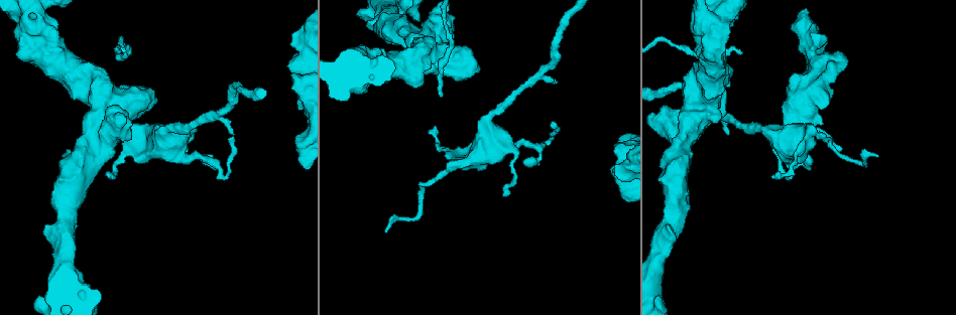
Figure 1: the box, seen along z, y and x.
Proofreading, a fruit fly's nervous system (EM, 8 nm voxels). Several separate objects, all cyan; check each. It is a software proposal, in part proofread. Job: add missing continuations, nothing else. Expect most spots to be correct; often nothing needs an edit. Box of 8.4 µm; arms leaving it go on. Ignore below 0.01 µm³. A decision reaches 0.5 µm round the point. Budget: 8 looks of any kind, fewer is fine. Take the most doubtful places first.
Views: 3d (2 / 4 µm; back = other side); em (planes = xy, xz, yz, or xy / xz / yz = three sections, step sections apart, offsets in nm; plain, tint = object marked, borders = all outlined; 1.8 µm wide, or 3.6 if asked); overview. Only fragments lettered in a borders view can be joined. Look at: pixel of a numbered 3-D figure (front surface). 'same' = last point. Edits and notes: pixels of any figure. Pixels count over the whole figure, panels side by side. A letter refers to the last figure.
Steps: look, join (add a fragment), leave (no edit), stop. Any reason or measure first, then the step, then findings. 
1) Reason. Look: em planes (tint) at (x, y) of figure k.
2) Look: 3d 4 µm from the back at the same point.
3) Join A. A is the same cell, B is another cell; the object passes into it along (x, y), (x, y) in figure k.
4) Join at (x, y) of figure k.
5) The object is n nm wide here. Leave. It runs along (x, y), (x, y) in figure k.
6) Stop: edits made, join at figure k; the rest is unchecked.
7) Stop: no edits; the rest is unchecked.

Free end. Look: em yz step 16 (tint) at (440, 96) of figure 1.

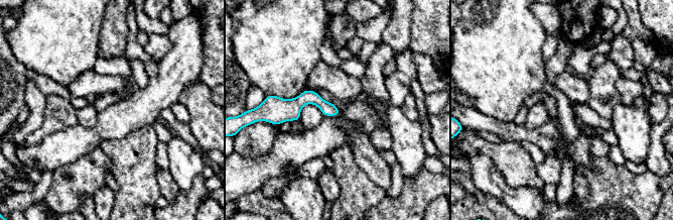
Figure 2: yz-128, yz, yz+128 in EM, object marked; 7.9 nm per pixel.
Look: em planes (borders) at the same point.

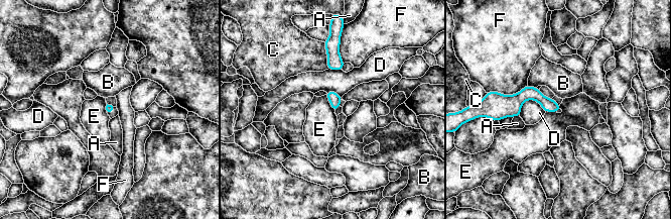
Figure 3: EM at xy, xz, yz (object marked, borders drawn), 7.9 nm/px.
Leave. A, B, C, D, E and F are other cells; it runs along (498, 102), (538, 96), (557, 108) in figure 3; none of them fits.

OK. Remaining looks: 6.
Tapers out. Look: em xz step 8 (borders) at (558, 83) of figure 1.

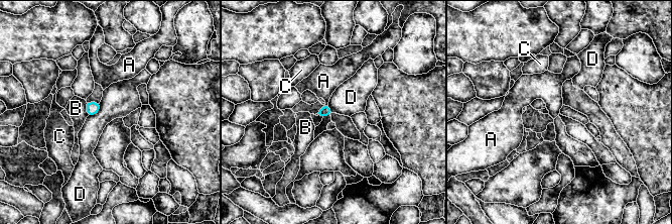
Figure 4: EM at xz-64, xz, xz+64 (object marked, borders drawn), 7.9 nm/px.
Leave. A, B, C and D are other cells; a border runs along (100, 103), (98, 112), (88, 116) in figure 4; none of them fits.

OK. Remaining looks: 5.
Looks like a crossing. Look: 3d 4 µm at (698, 112) of figure 1.

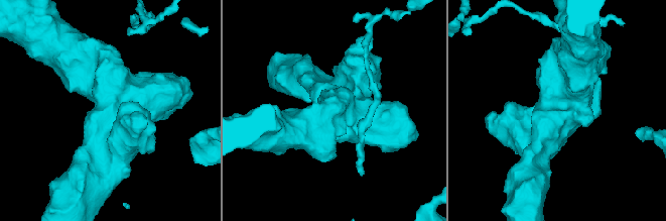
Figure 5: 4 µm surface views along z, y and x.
4 arms meet here. Look: em 3.6 µm planes (borders) at (557, 113) of figure 5.

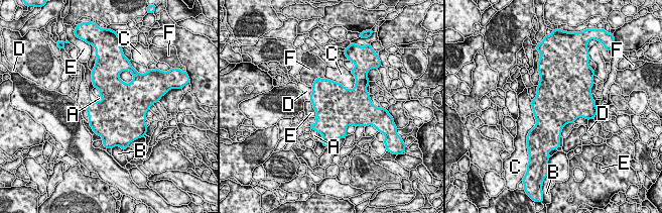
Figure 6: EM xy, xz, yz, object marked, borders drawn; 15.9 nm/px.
Leave. A, B, C, D, E and F are other cells; a border runs along (311, 128), (317, 133) in figure 6; none of them fits.

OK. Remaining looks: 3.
Stop: no edits; the rest is unchecked.

